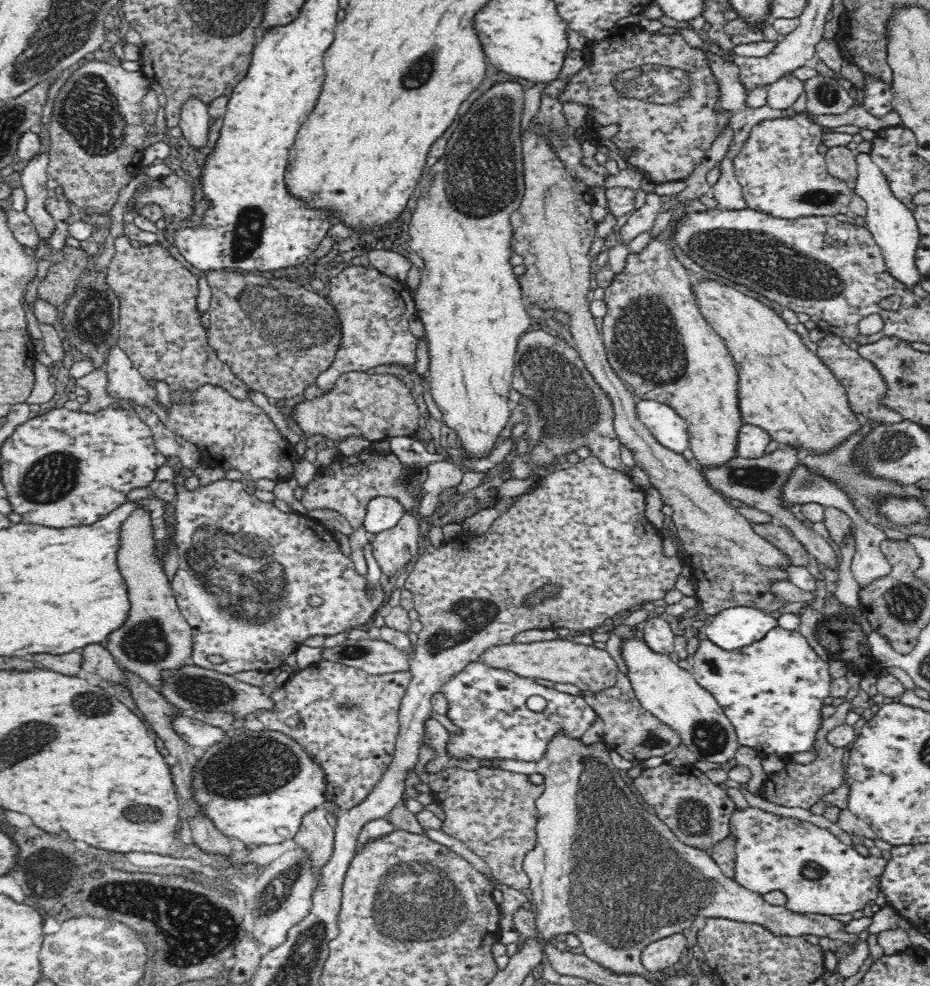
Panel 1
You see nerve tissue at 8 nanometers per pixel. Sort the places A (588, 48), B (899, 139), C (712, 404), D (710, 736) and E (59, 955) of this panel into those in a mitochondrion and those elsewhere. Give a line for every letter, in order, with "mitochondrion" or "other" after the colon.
A: other
B: other
C: other
D: mitochondrion
E: other

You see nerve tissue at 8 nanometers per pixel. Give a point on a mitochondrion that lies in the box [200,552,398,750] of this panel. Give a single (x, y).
(356, 705)

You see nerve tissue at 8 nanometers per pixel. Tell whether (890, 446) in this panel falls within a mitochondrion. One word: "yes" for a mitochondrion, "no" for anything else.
yes

